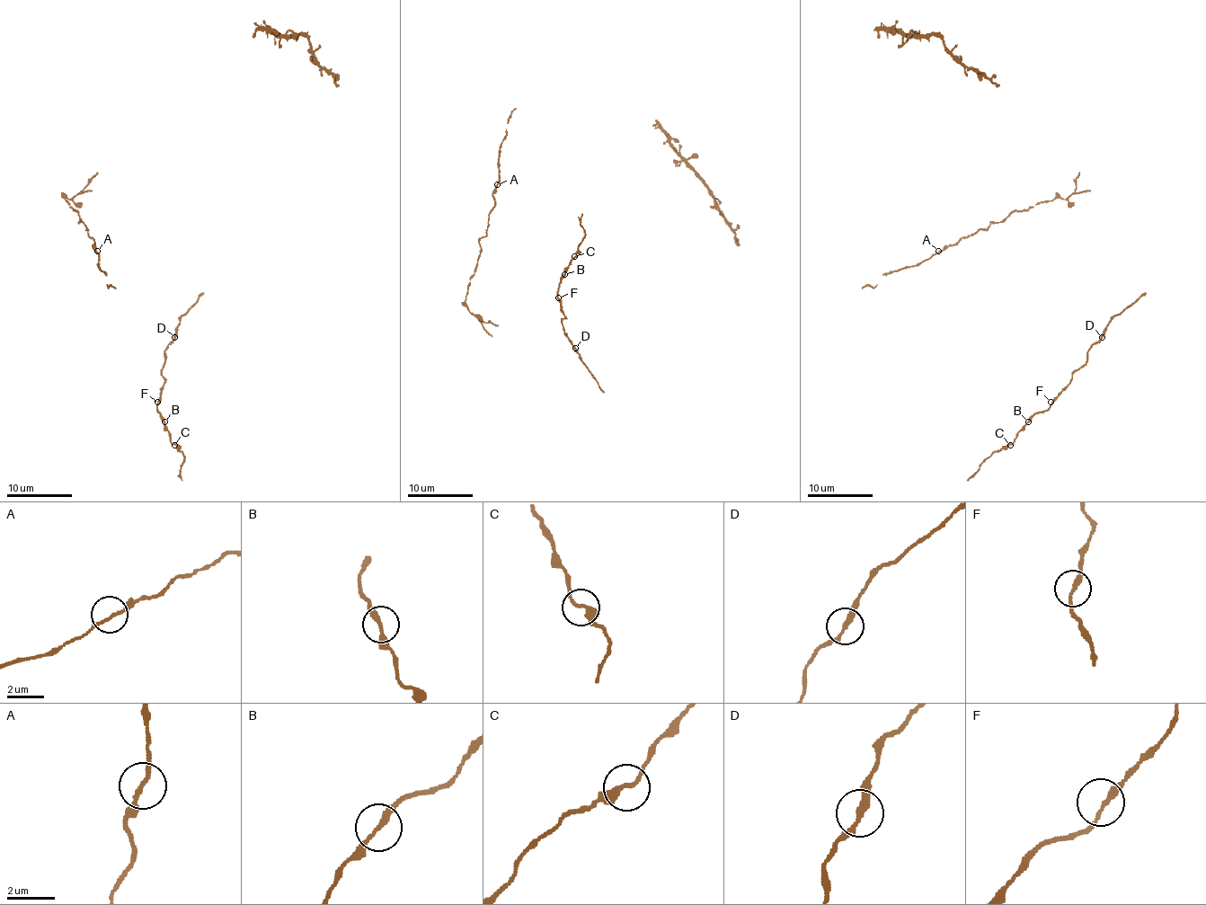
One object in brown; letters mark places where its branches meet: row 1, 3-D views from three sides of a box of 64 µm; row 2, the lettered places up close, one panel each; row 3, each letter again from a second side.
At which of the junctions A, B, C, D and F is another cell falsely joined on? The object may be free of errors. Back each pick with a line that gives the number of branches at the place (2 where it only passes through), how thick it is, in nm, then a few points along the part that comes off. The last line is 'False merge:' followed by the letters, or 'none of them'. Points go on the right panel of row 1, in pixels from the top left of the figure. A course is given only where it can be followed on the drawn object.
False merge: none of them

